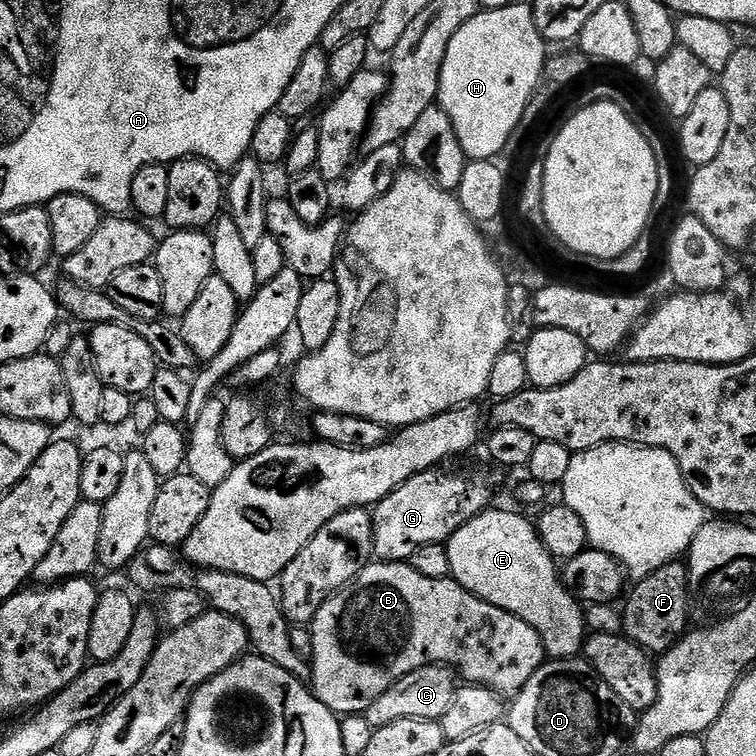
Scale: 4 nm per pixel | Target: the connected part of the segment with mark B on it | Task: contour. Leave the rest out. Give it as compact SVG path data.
M369 562L357 576L348 581L345 587L334 592L330 599L321 606L316 619L310 625L310 631L312 631L312 656L310 655L312 678L310 687L330 711L339 714L341 717L363 714L394 681L401 680L406 674L410 674L427 664L445 665L459 673L467 683L480 684L482 687L490 689L491 692L500 693L501 697L512 698L517 692L521 692L526 686L526 682L530 682L530 678L534 678L534 674L546 662L544 643L538 634L538 630L534 630L534 626L530 626L530 622L522 622L522 618L518 618L498 606L490 606L490 602L470 594L470 590L463 588L457 580L426 578L423 574L418 574L418 570L414 570L406 562Z

